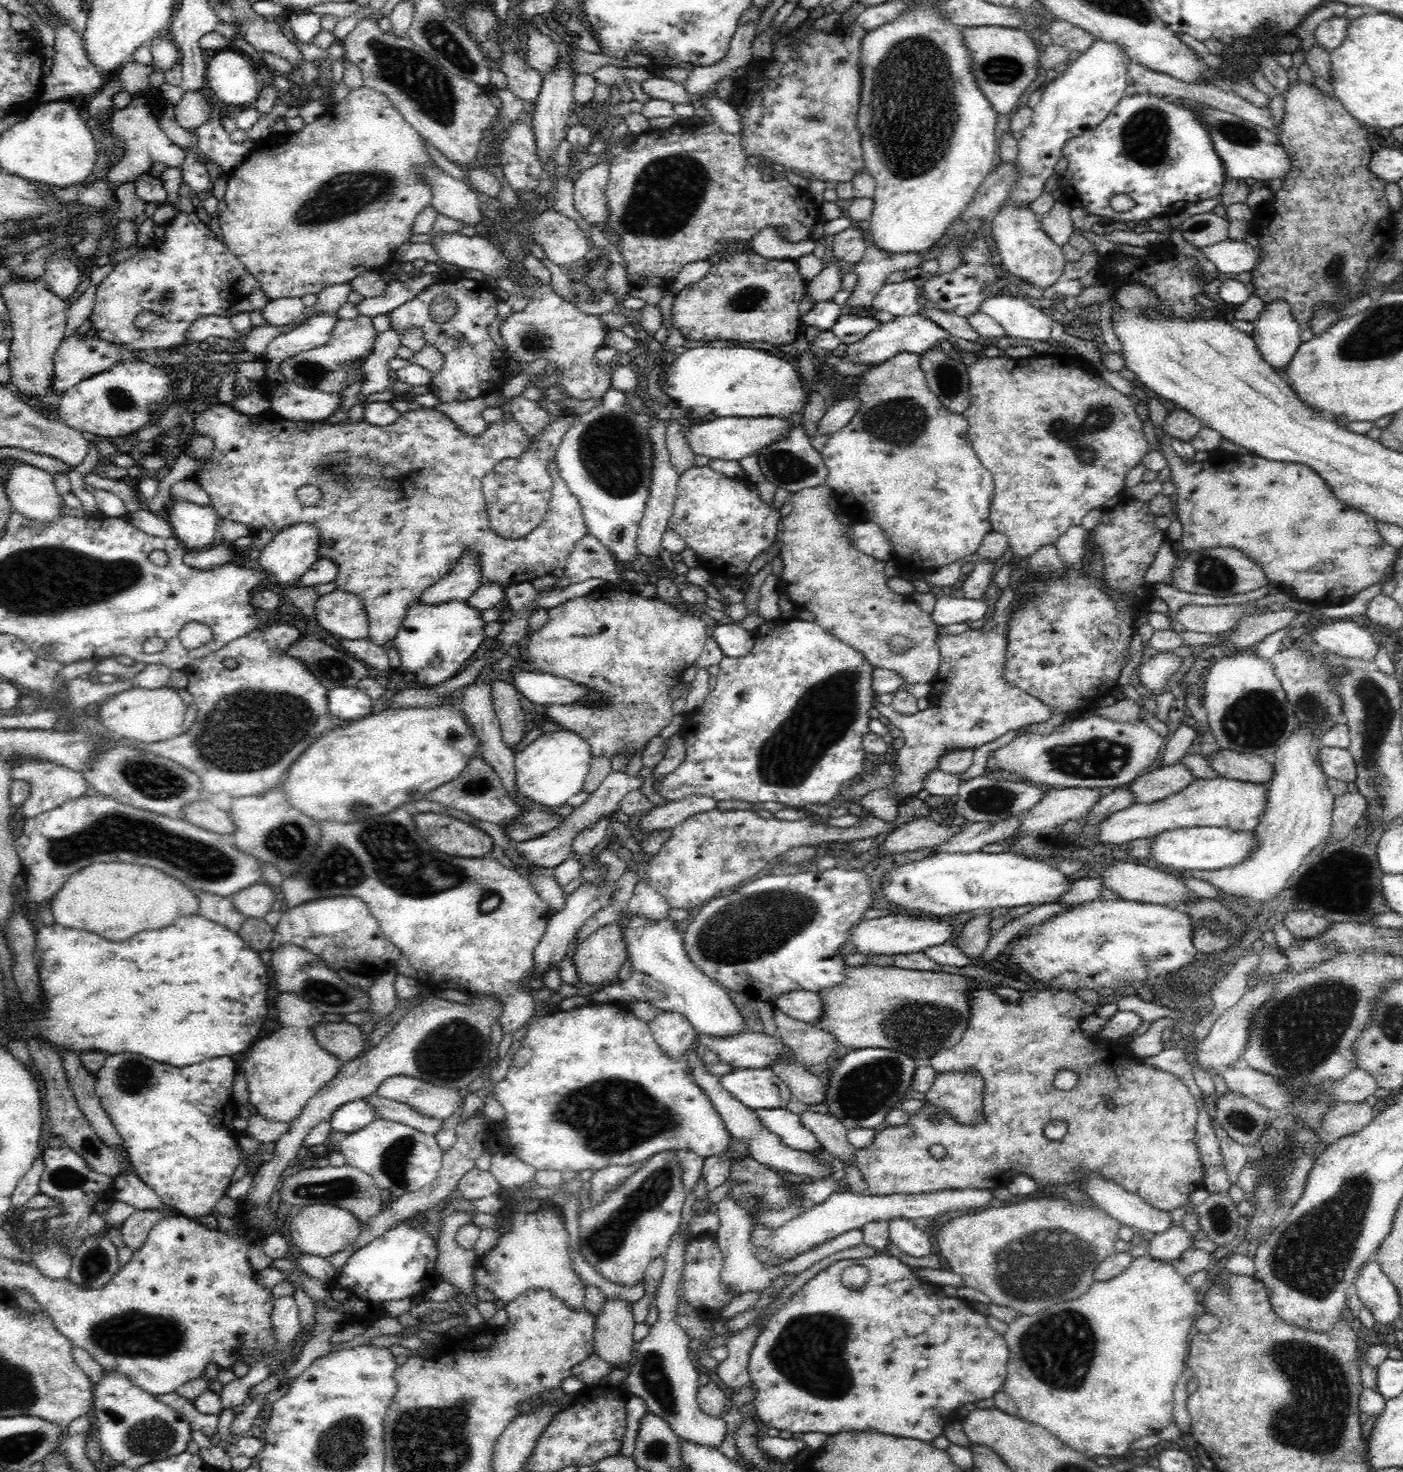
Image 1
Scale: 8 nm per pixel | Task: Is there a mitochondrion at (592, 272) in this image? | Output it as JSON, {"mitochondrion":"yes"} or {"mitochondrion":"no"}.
{"mitochondrion":"yes"}

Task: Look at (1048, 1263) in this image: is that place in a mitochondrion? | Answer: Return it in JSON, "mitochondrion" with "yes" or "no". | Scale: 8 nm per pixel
{"mitochondrion":"yes"}

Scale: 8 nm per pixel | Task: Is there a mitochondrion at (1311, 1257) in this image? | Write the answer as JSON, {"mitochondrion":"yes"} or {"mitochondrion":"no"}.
{"mitochondrion":"yes"}

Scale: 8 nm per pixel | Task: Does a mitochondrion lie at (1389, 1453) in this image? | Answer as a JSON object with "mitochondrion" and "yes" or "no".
{"mitochondrion":"no"}

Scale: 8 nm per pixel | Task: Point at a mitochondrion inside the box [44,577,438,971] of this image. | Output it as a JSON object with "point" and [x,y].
{"point":[115,832]}

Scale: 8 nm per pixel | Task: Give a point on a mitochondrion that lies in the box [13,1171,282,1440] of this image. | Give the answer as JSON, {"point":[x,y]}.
{"point":[132,1334]}

